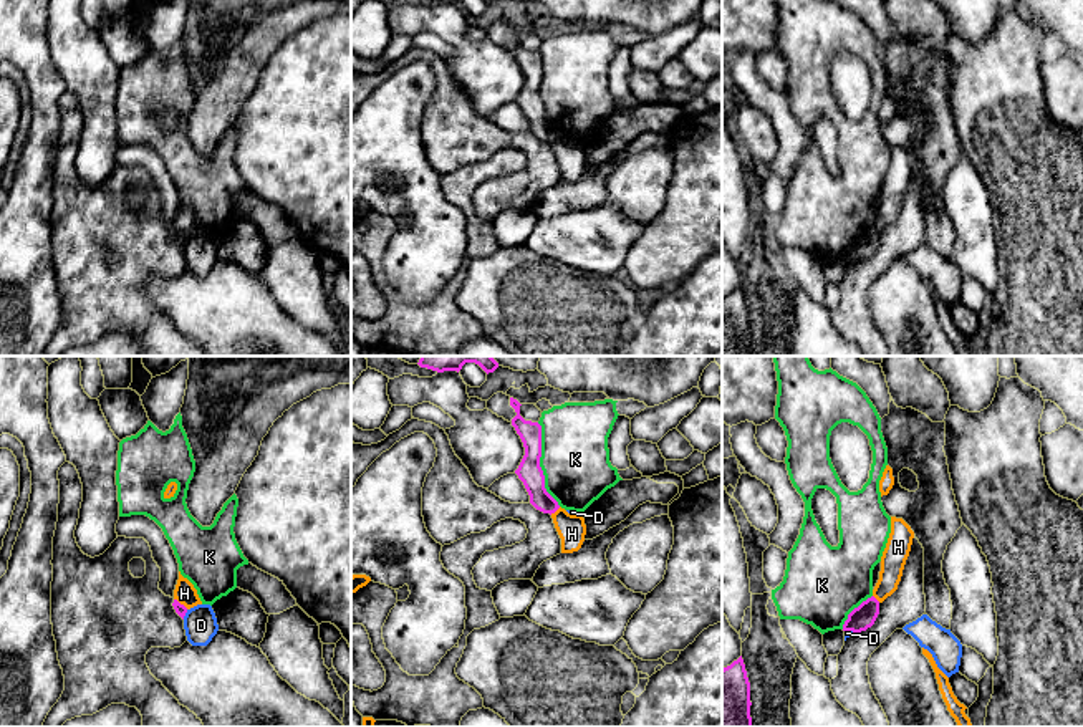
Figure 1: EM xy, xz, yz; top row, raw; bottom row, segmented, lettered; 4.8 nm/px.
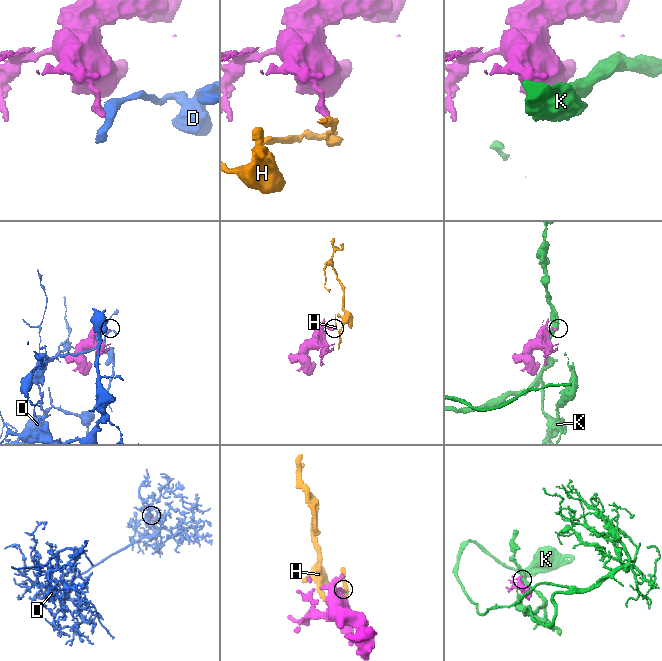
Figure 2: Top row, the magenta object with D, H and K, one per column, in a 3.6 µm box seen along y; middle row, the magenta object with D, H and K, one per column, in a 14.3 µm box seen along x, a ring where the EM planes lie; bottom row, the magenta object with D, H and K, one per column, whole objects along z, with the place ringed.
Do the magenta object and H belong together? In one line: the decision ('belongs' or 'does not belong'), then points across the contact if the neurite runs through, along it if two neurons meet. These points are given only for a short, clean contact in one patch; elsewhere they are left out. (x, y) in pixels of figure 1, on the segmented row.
does not belong; border xz (560, 507), (550, 514)

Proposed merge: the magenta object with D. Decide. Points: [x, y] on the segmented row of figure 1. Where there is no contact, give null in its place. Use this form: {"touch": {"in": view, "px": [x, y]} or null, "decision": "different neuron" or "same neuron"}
{"touch": {"in": "yz", "px": [851, 630]}, "decision": "different neuron"}

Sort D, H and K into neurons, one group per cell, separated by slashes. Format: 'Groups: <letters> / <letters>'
Groups: D / H / K

